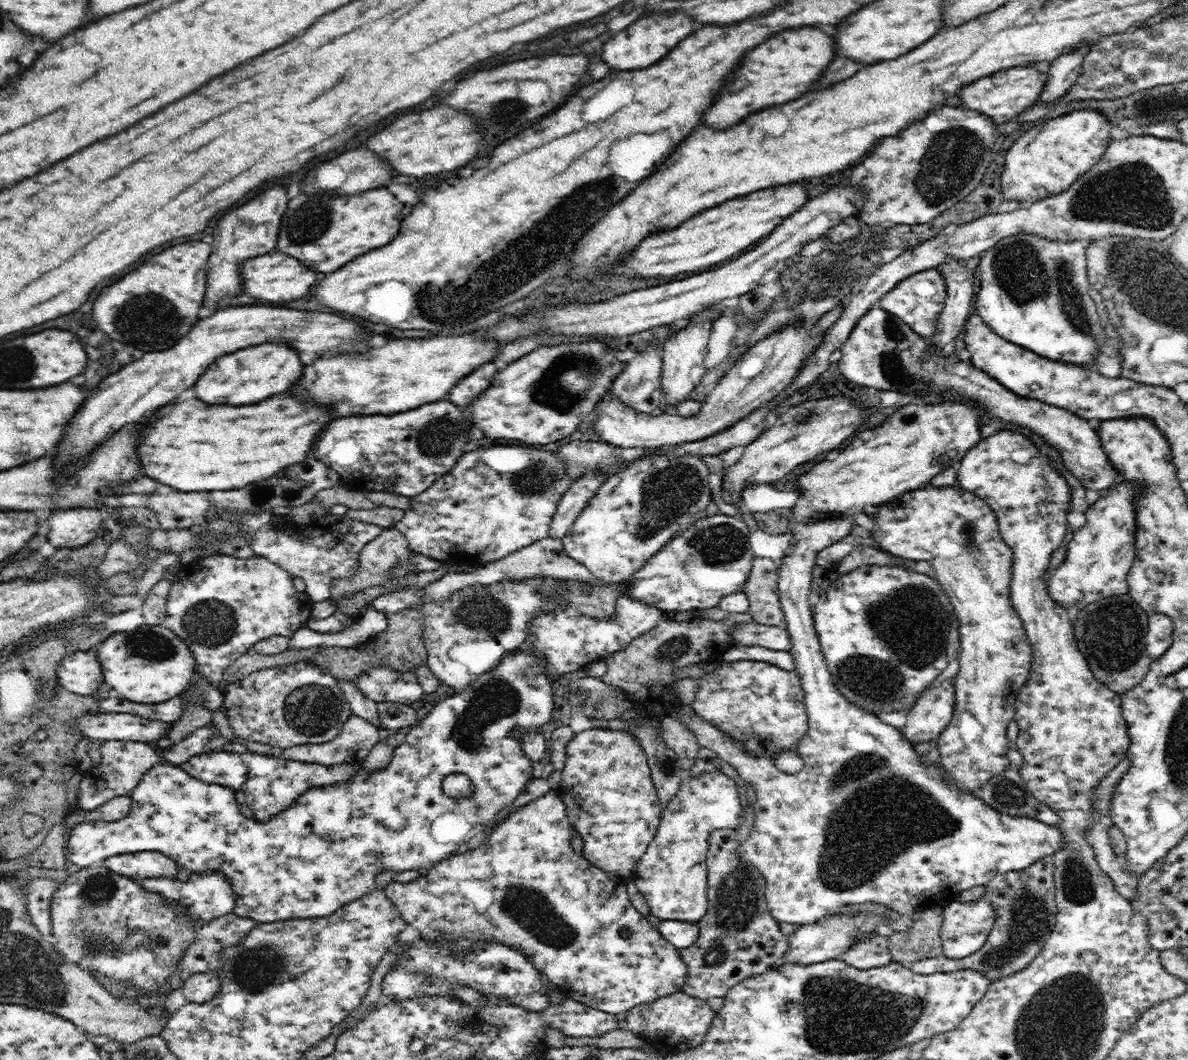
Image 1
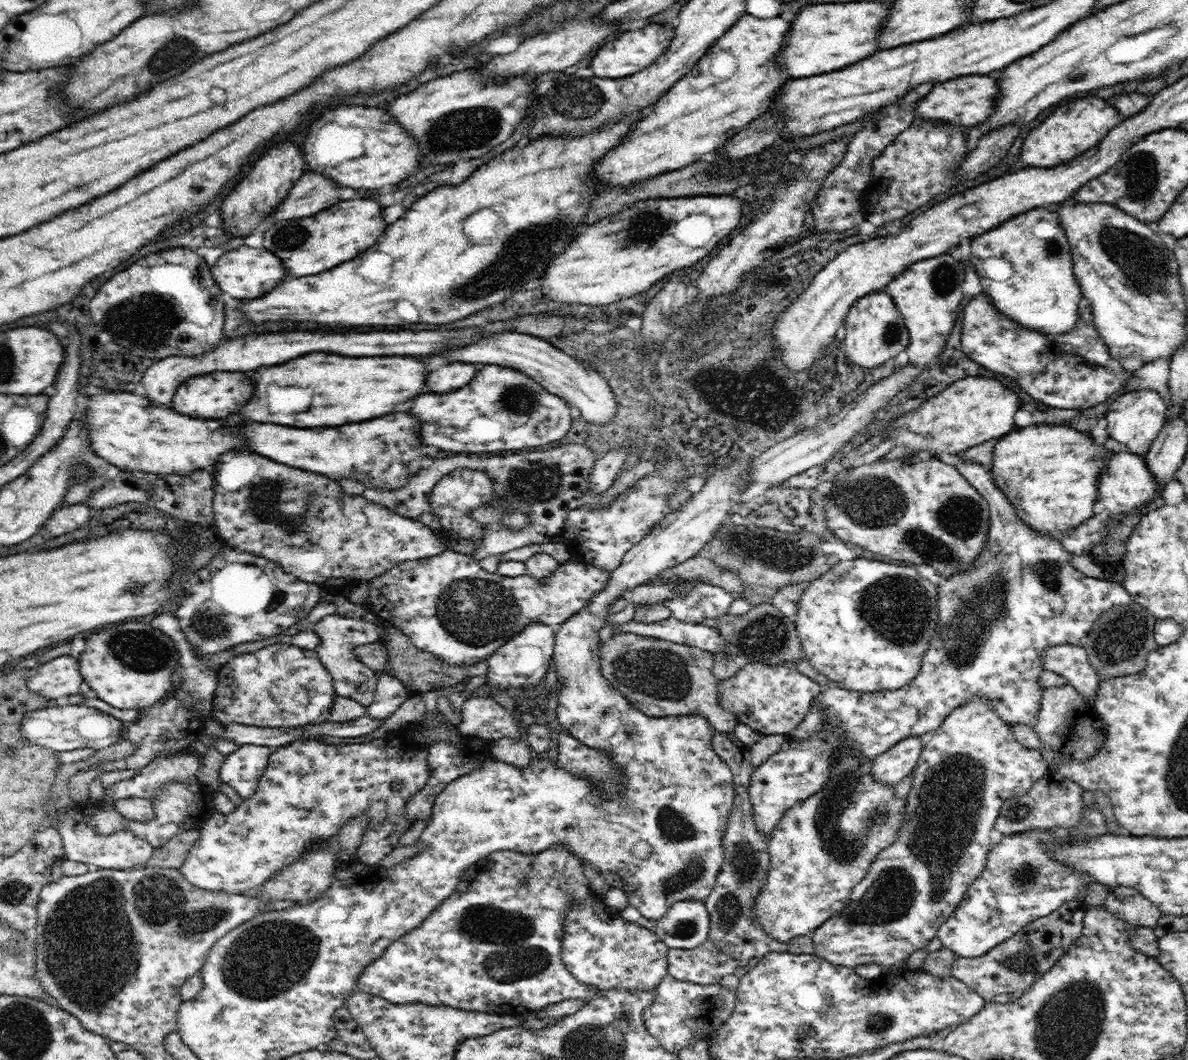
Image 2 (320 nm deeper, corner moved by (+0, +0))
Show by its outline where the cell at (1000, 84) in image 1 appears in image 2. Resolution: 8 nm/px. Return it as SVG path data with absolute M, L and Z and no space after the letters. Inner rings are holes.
M960 76L942 84L936 84L928 96L918 100L916 116L924 120L944 120L956 126L976 126L988 120L998 96L998 84L990 76Z

